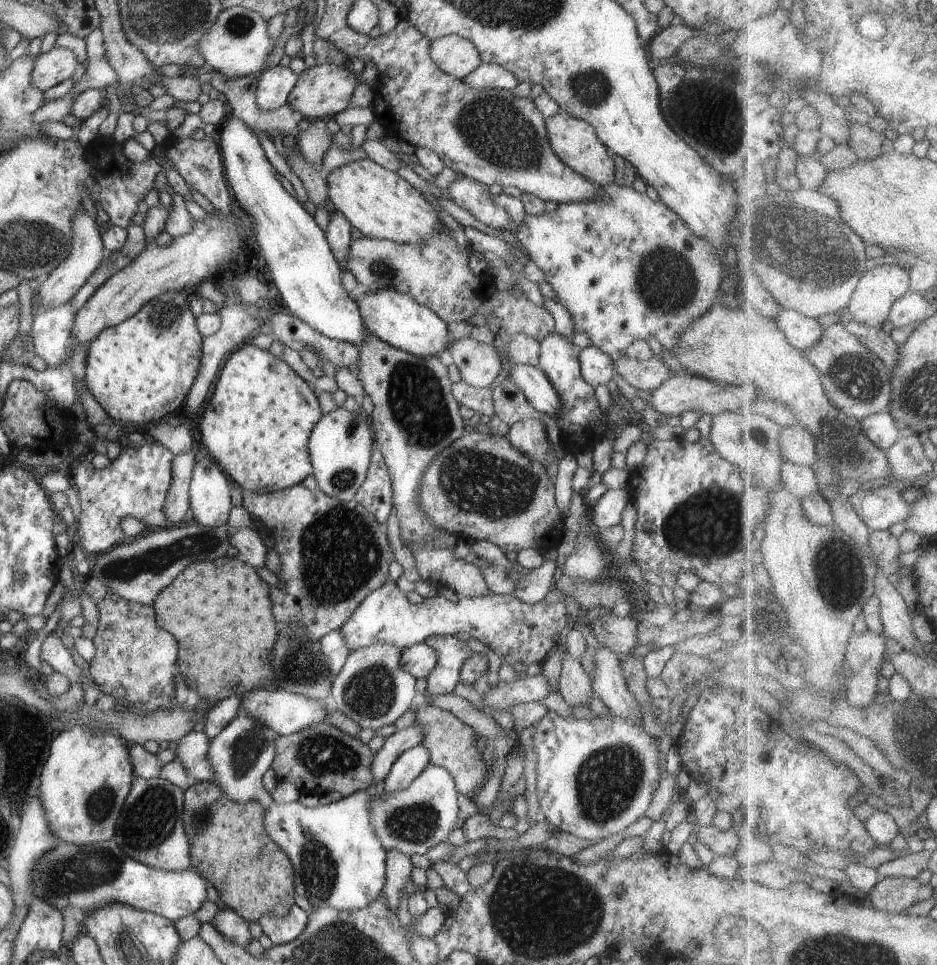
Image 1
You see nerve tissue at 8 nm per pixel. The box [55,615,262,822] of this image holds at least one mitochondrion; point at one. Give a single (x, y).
(134, 683)

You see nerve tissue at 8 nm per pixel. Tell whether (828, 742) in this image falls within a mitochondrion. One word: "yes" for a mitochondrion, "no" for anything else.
no

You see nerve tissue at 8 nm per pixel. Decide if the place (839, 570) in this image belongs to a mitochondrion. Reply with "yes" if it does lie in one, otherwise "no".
yes

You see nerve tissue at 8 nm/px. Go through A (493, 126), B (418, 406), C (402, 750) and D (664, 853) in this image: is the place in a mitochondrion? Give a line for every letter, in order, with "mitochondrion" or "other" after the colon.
A: mitochondrion
B: mitochondrion
C: other
D: other

